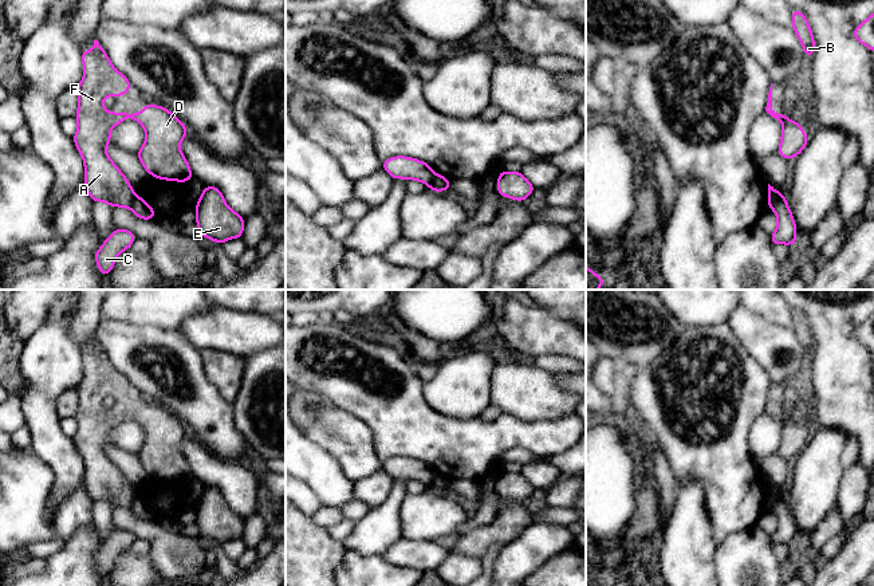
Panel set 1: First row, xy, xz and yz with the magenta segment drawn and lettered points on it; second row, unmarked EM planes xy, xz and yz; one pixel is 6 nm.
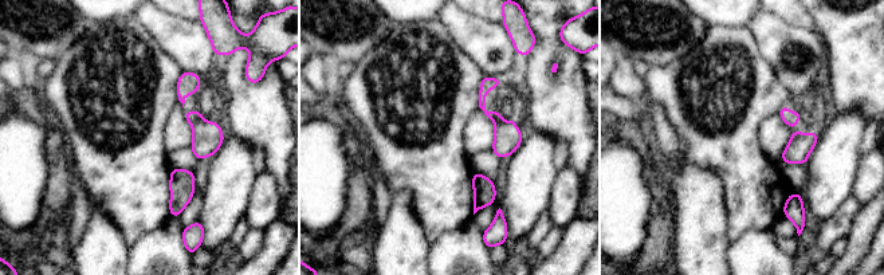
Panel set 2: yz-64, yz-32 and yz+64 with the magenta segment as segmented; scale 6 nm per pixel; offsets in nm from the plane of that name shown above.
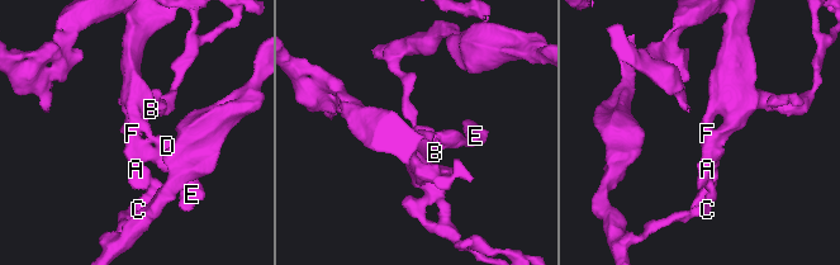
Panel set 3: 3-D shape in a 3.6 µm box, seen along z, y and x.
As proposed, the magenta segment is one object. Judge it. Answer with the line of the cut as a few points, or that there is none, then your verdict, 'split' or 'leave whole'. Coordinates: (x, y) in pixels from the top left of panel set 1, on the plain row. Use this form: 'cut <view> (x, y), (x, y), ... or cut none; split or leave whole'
cut xy (133, 494), (129, 506); split

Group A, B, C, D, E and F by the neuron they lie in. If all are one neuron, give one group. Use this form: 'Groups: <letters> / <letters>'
Groups: A B D E F / C

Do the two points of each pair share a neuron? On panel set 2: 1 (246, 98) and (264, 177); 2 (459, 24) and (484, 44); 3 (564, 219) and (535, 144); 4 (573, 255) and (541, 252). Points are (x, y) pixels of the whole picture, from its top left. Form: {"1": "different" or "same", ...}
{"1": "different", "2": "same", "3": "different", "4": "different"}

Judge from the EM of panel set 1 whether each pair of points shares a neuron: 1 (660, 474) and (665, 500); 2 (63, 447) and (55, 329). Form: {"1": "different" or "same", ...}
{"1": "same", "2": "same"}

